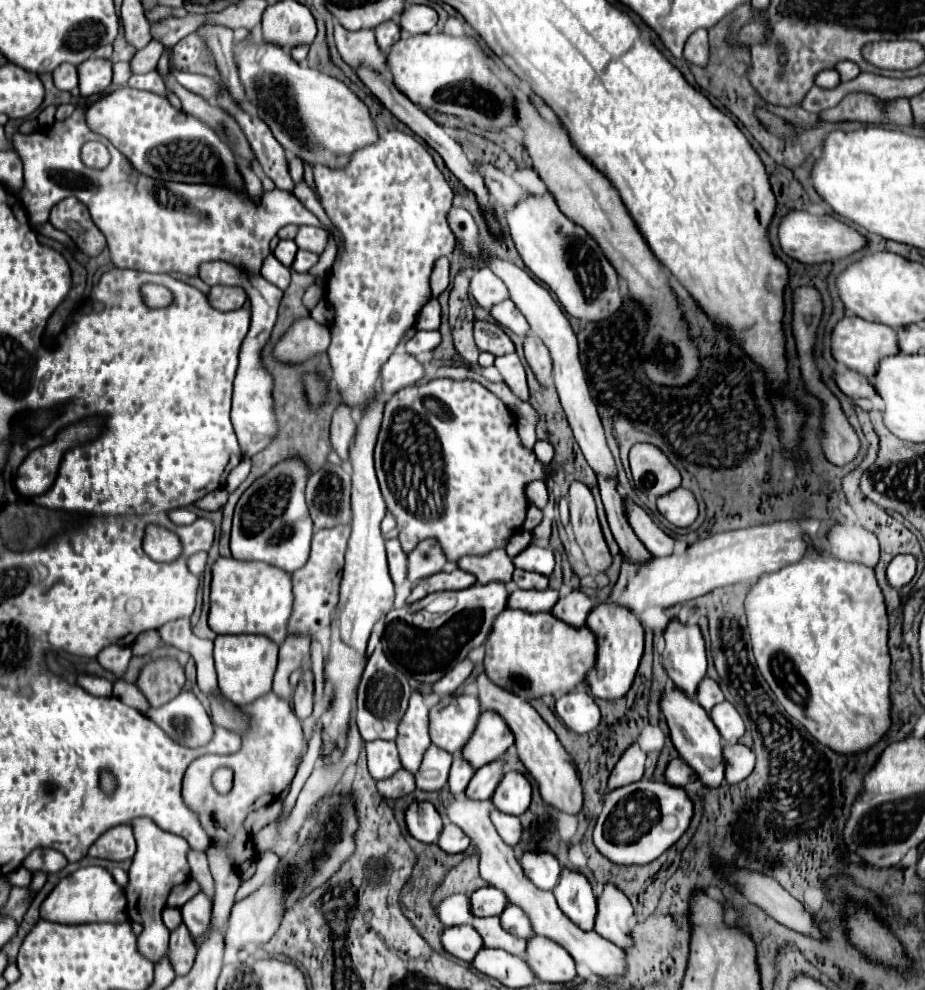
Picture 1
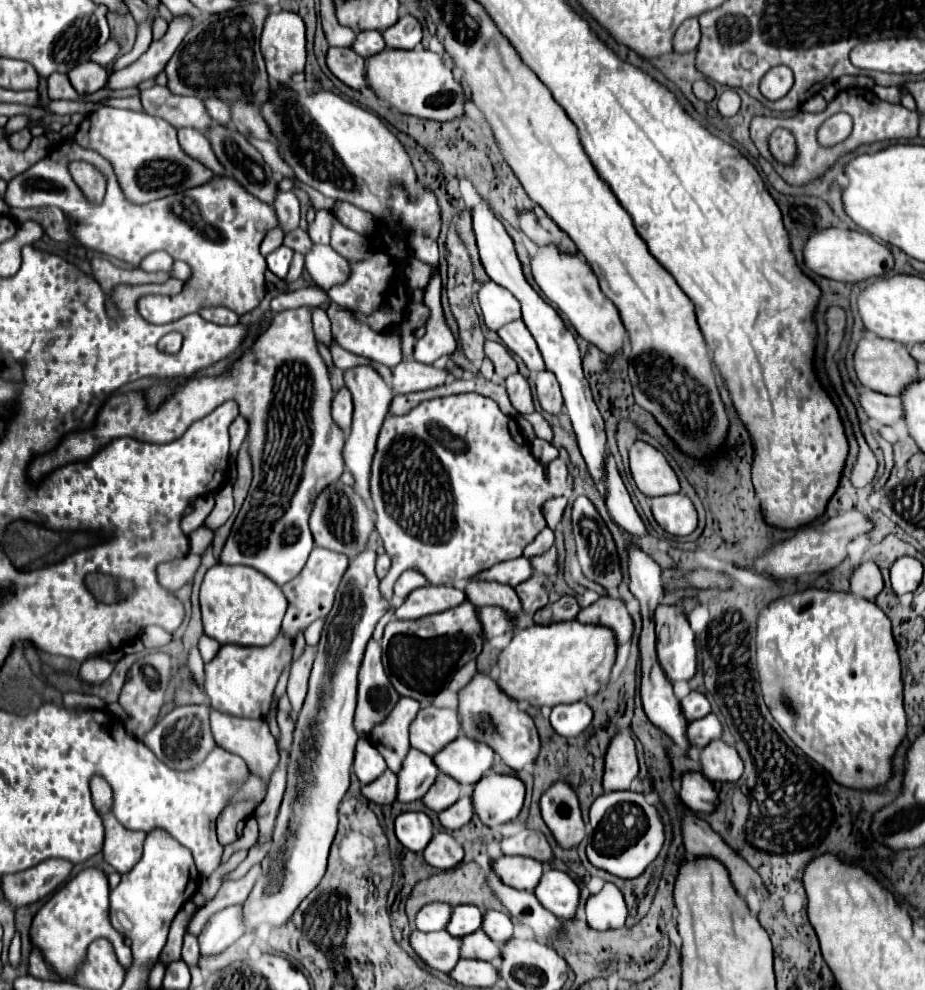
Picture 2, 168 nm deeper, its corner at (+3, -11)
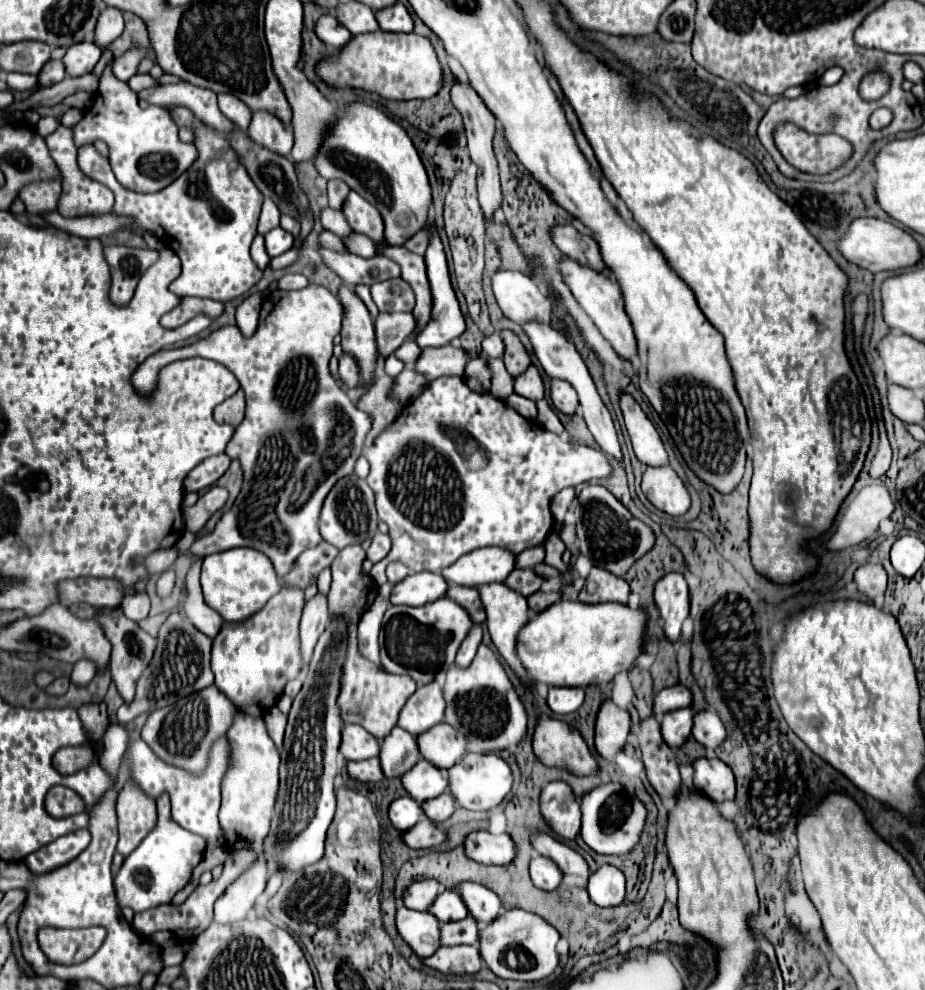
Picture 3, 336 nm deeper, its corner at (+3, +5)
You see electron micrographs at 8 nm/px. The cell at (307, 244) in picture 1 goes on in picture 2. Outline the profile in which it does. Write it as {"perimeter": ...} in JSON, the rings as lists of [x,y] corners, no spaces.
{"perimeter":[[[313,244],[313,248],[305,254],[305,268],[315,284],[325,290],[345,282],[349,276],[349,262],[331,246],[323,244]]]}

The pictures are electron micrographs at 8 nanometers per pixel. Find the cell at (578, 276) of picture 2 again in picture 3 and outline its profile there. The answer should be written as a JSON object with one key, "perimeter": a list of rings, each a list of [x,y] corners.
{"perimeter":[[[571,258],[561,260],[561,272],[563,272],[565,284],[569,286],[571,294],[579,302],[579,306],[595,322],[595,326],[599,328],[603,338],[613,346],[613,350],[625,360],[635,360],[635,356],[637,356],[637,340],[635,340],[635,334],[633,334],[631,320],[629,320],[629,316],[627,316],[627,312],[623,308],[625,302],[623,302],[619,284],[615,280],[609,280],[607,276],[591,270],[591,268],[585,268],[585,266],[577,264]]]}

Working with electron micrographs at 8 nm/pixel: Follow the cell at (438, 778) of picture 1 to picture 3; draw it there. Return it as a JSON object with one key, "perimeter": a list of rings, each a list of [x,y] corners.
{"perimeter":[[[393,728],[385,740],[381,740],[381,770],[387,778],[399,778],[403,776],[417,760],[419,760],[419,748],[413,734],[405,732],[403,728]]]}

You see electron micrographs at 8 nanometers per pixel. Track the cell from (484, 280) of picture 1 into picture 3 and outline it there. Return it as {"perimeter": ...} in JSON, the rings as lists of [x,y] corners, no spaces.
{"perimeter":[[[499,270],[493,276],[493,292],[499,308],[509,320],[517,324],[523,324],[525,320],[537,320],[543,324],[551,322],[551,298],[547,292],[541,292],[539,284],[531,276]]]}

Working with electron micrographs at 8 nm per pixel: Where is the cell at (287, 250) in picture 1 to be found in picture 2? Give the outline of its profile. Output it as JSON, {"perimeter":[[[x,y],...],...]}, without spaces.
{"perimeter":[[[279,246],[275,252],[271,252],[267,256],[267,268],[277,276],[277,278],[285,278],[289,264],[293,258],[293,250],[287,246]]]}

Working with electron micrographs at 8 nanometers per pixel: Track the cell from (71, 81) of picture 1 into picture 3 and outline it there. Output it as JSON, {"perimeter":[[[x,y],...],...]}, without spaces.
{"perimeter":[[[49,60],[41,72],[39,72],[39,86],[49,86],[49,84],[57,84],[59,80],[65,78],[65,66],[61,60]]]}

